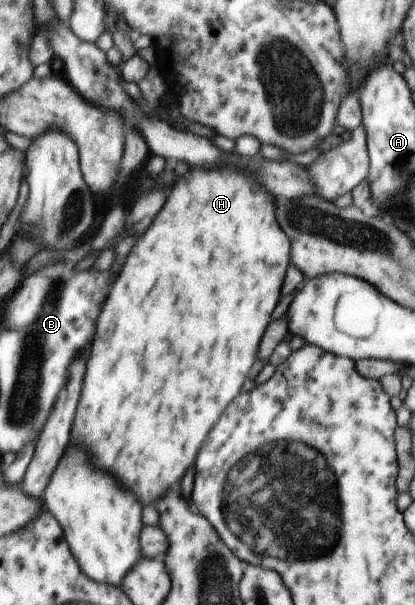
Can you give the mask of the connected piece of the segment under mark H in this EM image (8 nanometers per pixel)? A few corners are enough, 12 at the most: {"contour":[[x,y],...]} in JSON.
{"contour":[[193,170],[105,302],[71,444],[143,504],[241,394],[292,241]]}

